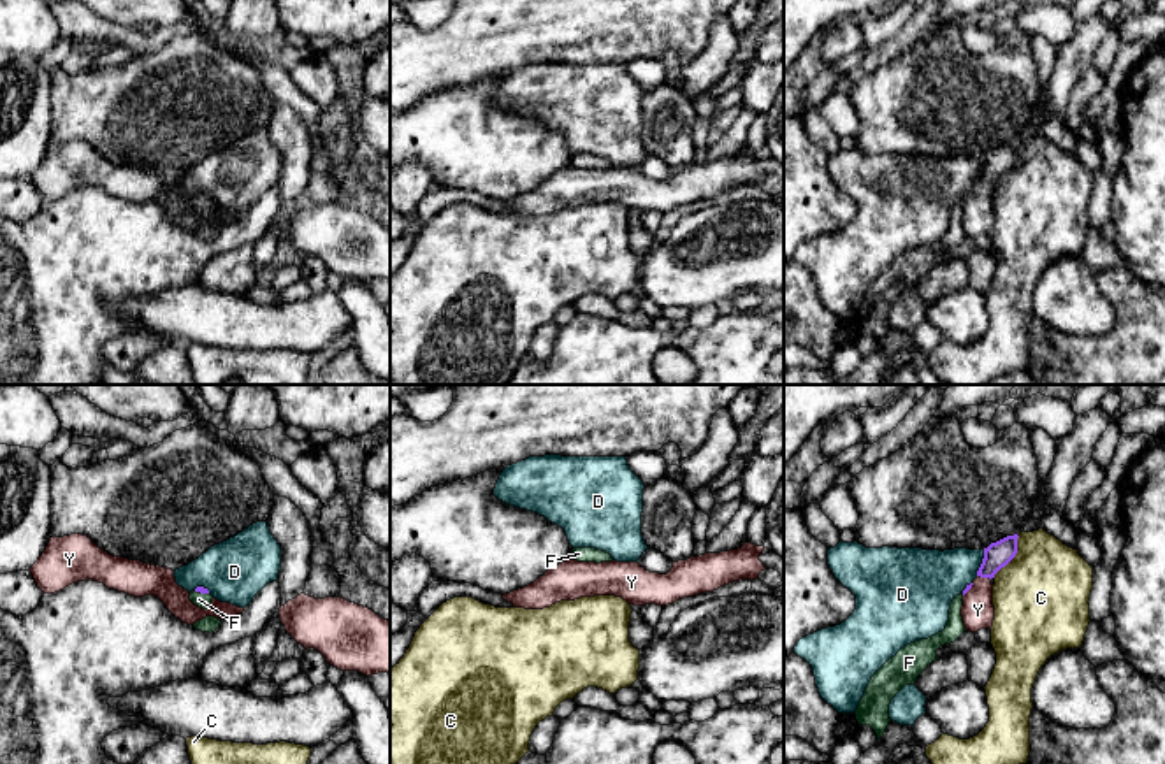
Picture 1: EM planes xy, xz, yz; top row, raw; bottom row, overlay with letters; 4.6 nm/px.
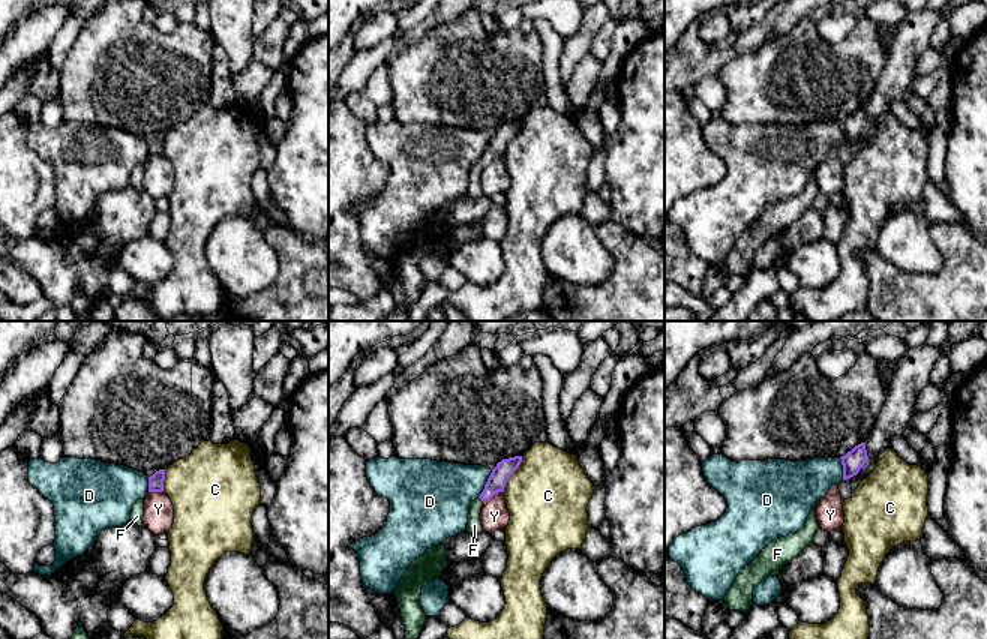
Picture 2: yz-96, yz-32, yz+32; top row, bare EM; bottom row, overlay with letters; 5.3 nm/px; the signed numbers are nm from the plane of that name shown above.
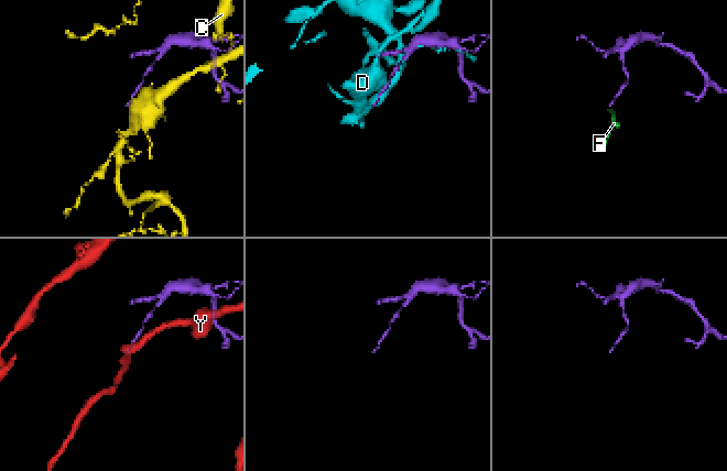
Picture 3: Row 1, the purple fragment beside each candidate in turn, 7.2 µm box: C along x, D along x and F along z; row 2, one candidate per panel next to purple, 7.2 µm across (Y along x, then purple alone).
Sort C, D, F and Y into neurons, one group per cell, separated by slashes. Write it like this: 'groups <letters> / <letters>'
groups C / D / F / Y

